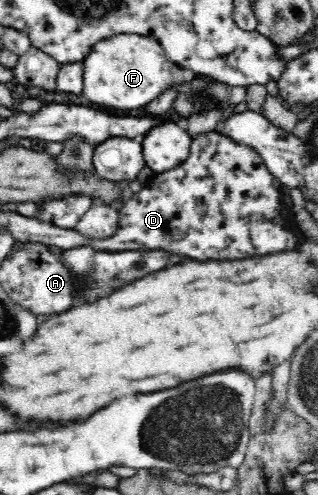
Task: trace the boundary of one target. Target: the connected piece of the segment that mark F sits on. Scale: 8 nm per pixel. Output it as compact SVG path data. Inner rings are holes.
M119 33L114 37L102 38L90 48L90 53L87 53L83 61L84 97L88 97L92 103L100 103L116 109L144 108L144 105L160 97L160 93L164 93L174 83L173 78L170 77L172 65L156 38L137 33Z

